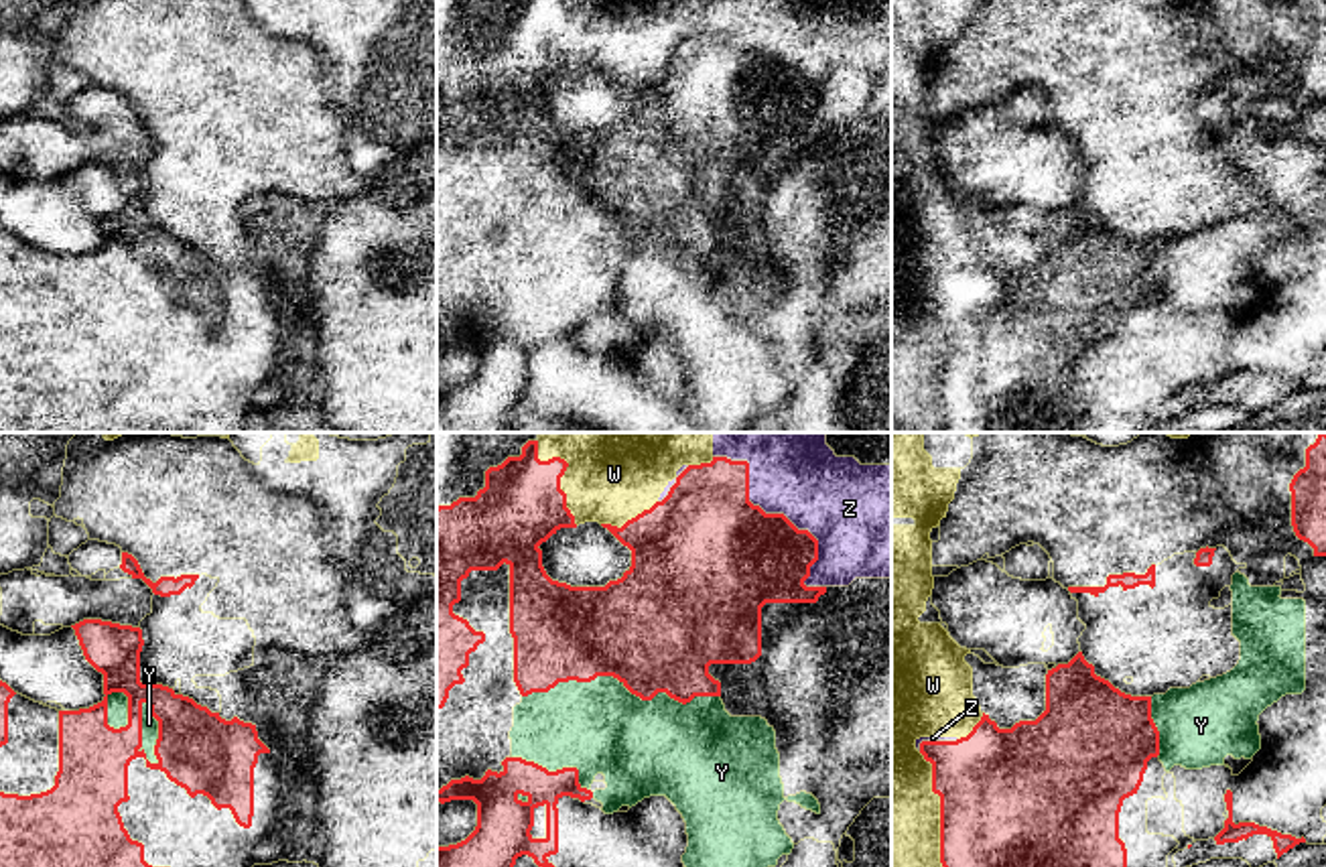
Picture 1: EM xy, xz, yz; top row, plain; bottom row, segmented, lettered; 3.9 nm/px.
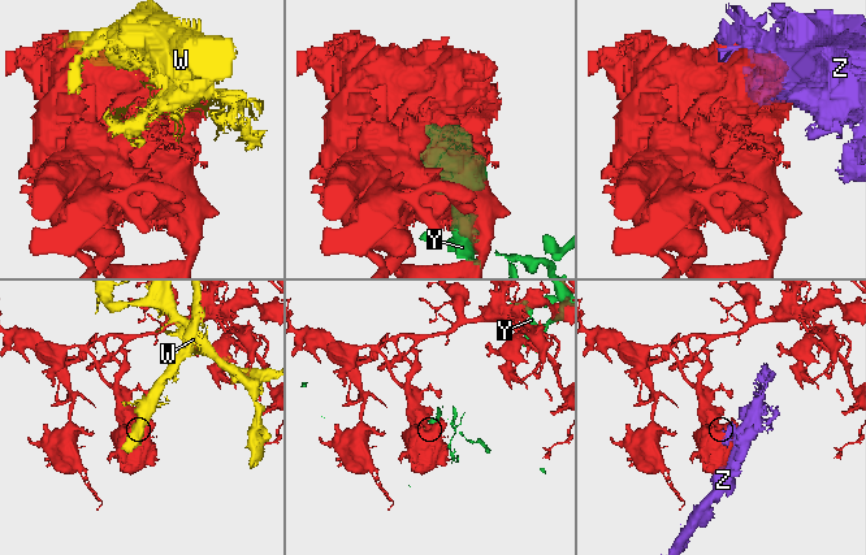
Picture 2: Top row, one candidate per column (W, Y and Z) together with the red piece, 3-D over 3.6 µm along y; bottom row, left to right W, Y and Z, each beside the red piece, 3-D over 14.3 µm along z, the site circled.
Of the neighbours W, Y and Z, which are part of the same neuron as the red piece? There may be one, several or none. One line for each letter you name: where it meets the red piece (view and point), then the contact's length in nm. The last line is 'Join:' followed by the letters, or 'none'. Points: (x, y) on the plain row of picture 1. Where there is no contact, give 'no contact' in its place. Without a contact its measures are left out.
Join: none

